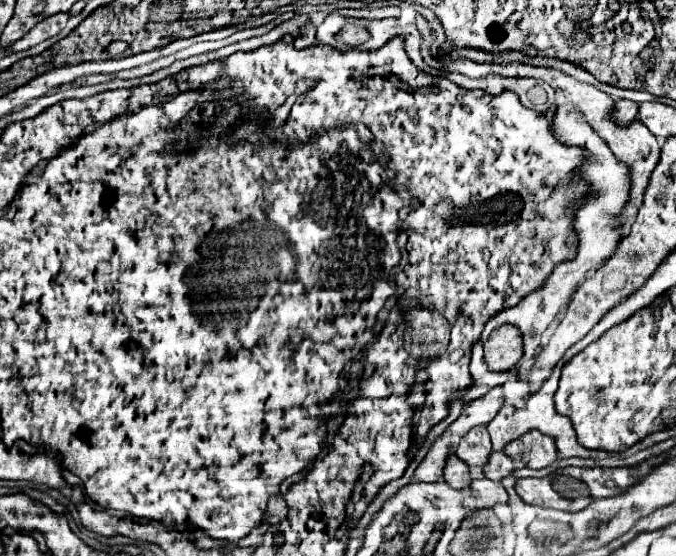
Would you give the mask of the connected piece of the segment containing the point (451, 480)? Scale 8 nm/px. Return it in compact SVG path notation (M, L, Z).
M455 454L449 456L449 466L445 466L445 482L453 486L455 490L463 490L471 484L471 478L465 470L465 464L455 458Z

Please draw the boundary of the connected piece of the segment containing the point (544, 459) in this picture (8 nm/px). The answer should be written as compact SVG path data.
M535 432L521 436L517 442L505 446L505 454L521 460L527 468L547 468L555 462L555 446L535 446Z

